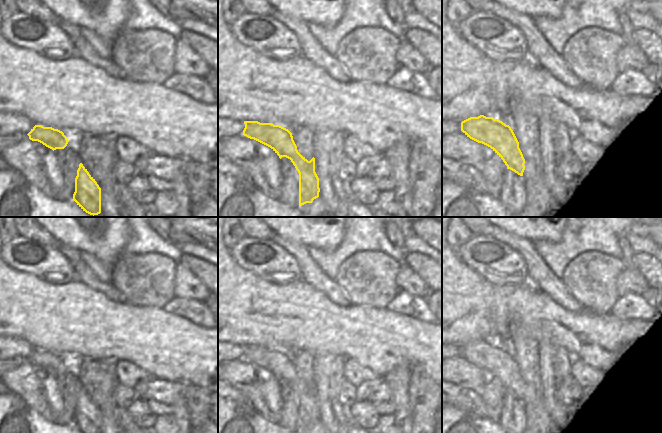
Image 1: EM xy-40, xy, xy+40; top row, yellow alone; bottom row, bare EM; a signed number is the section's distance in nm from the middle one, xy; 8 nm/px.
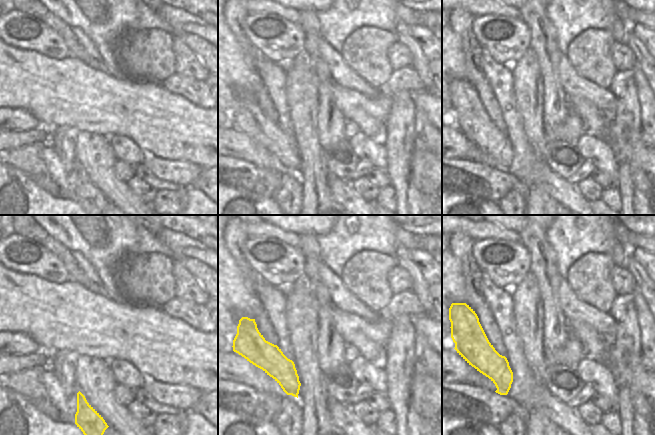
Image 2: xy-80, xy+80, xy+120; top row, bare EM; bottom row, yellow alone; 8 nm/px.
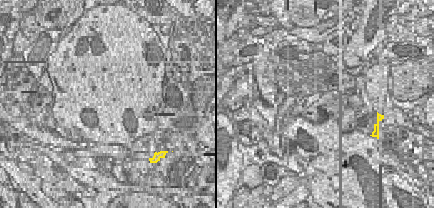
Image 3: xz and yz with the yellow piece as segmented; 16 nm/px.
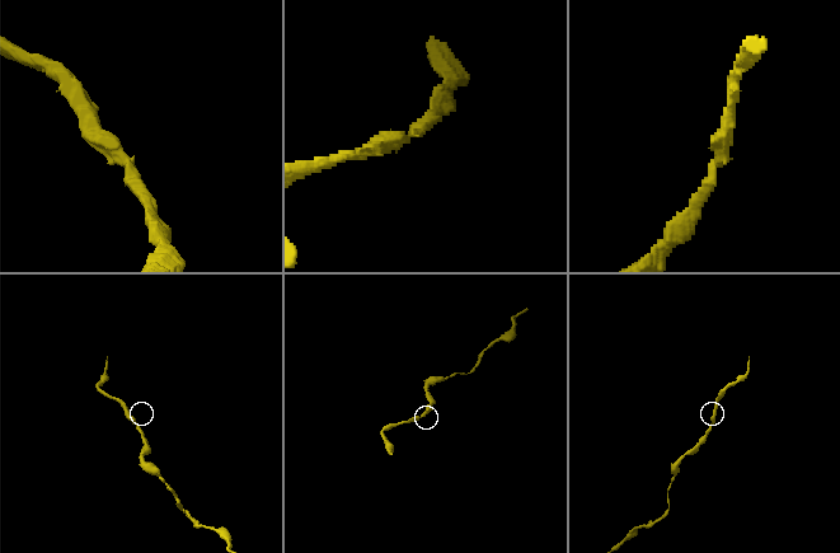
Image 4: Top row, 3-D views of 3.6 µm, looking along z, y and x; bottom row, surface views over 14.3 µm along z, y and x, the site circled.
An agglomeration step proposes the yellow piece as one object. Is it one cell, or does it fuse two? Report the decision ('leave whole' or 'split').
leave whole

